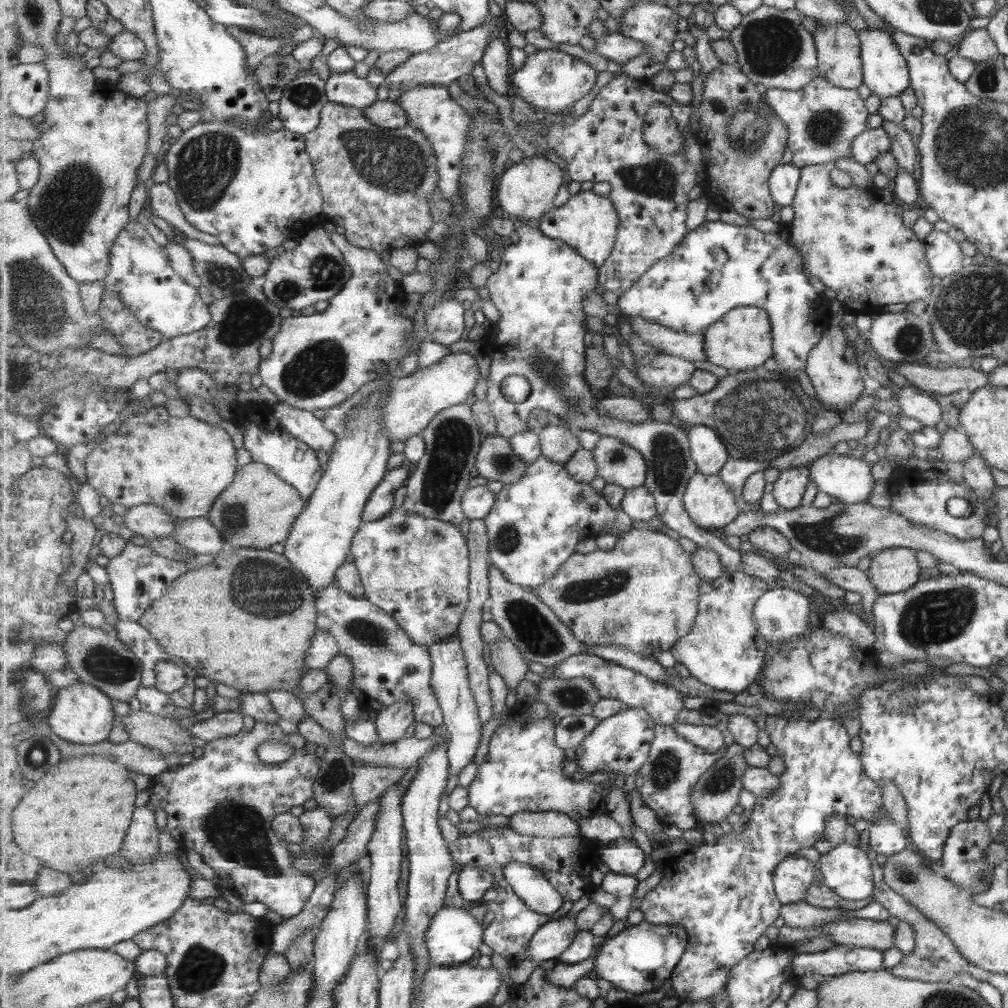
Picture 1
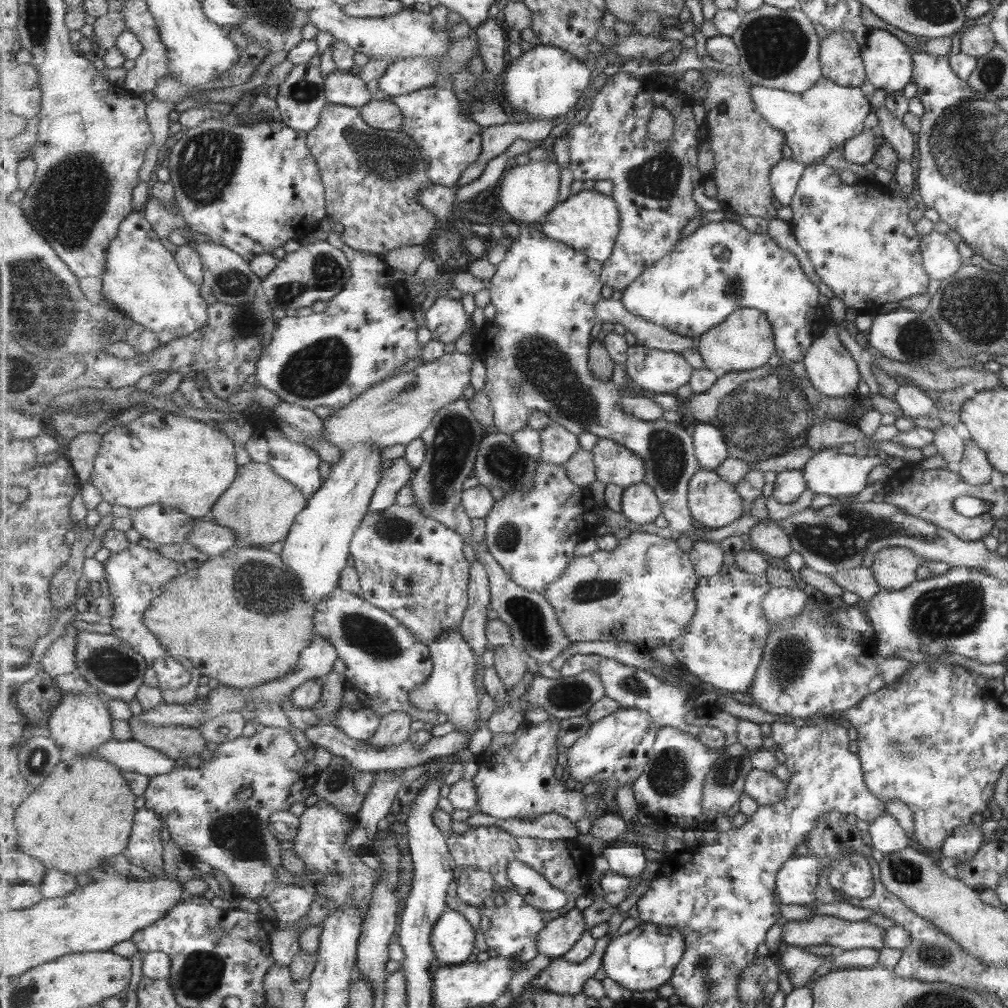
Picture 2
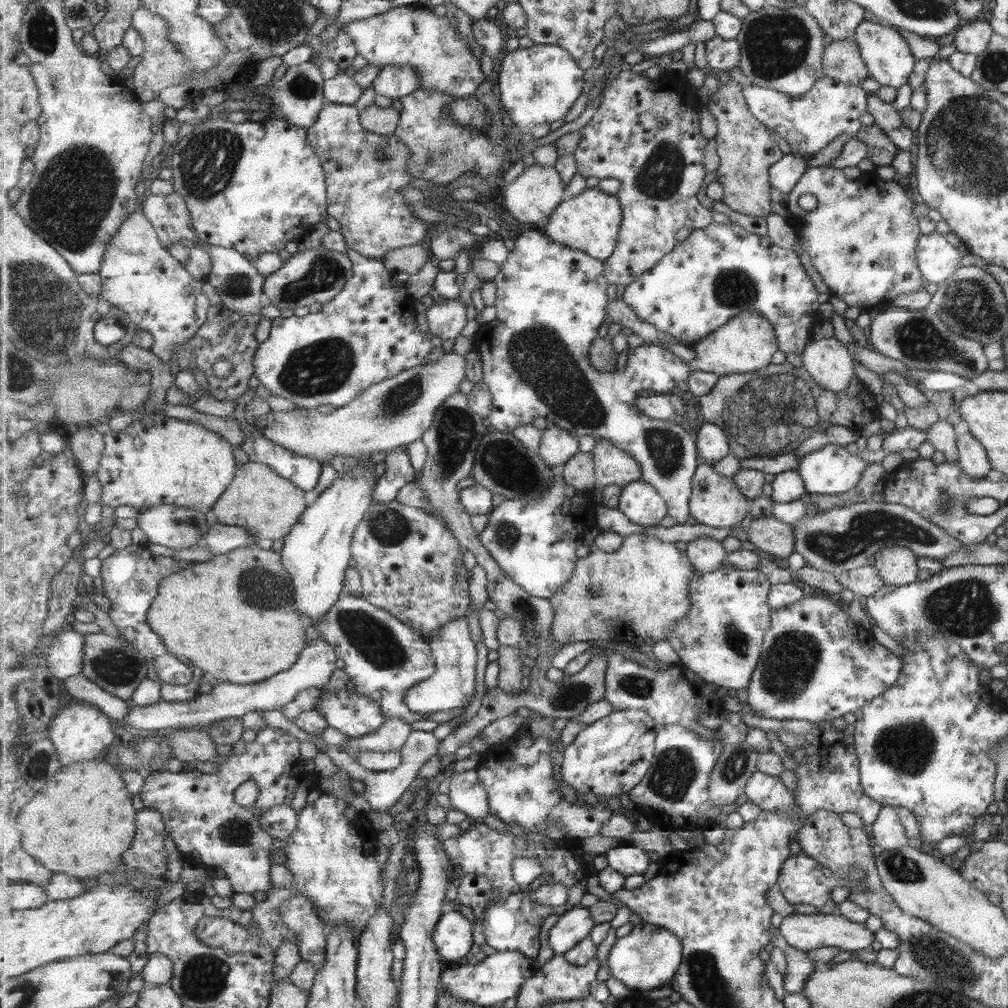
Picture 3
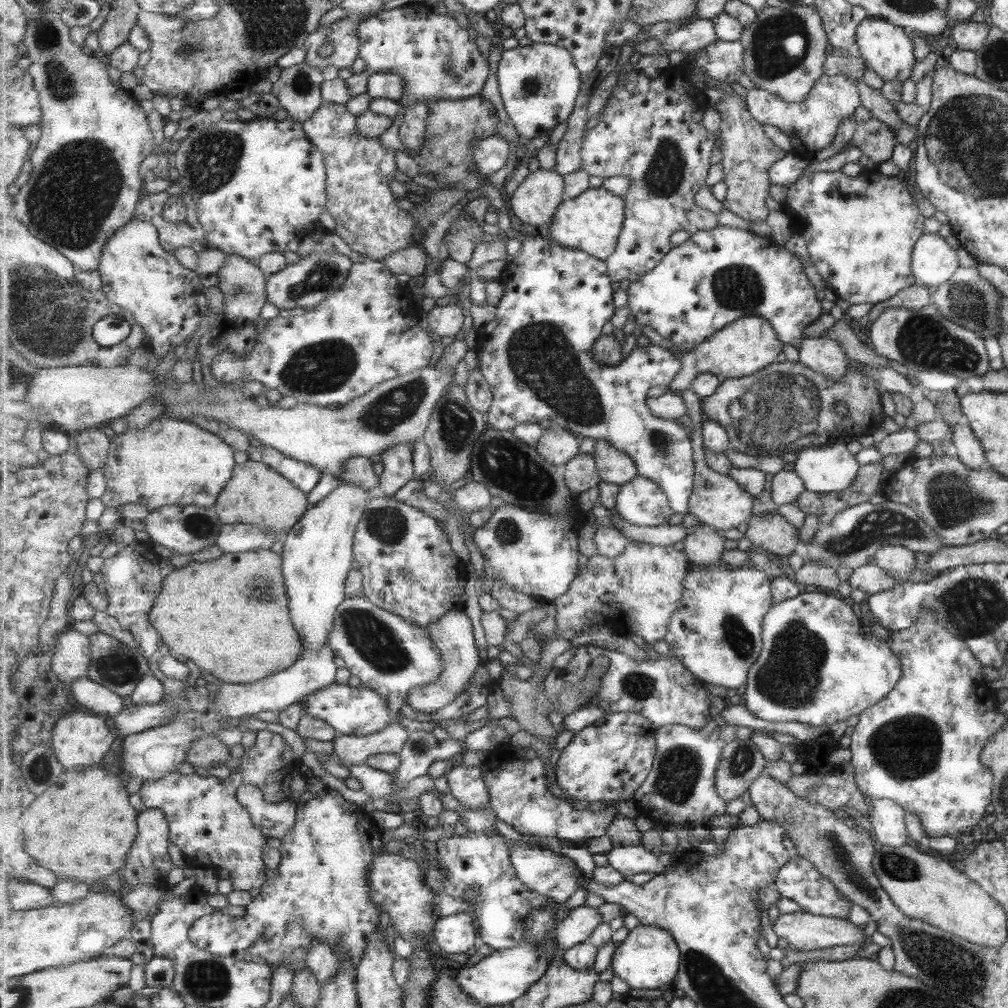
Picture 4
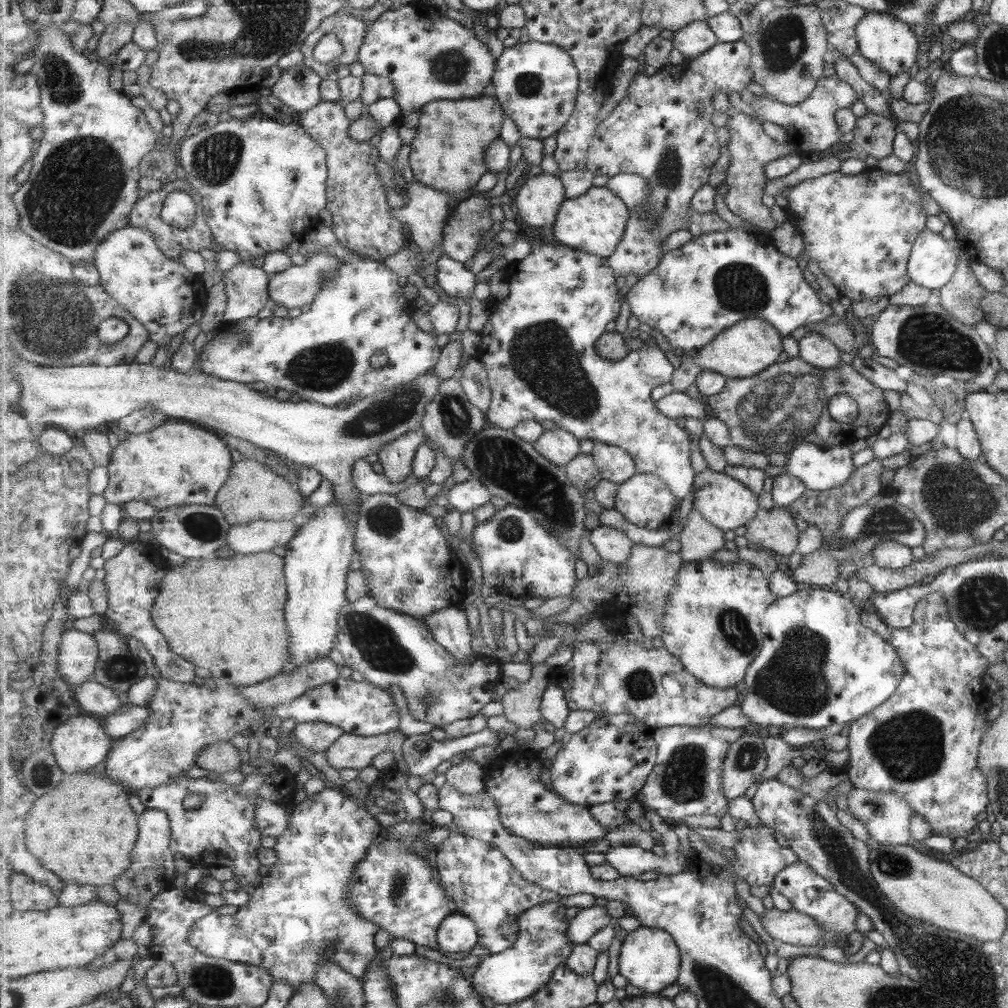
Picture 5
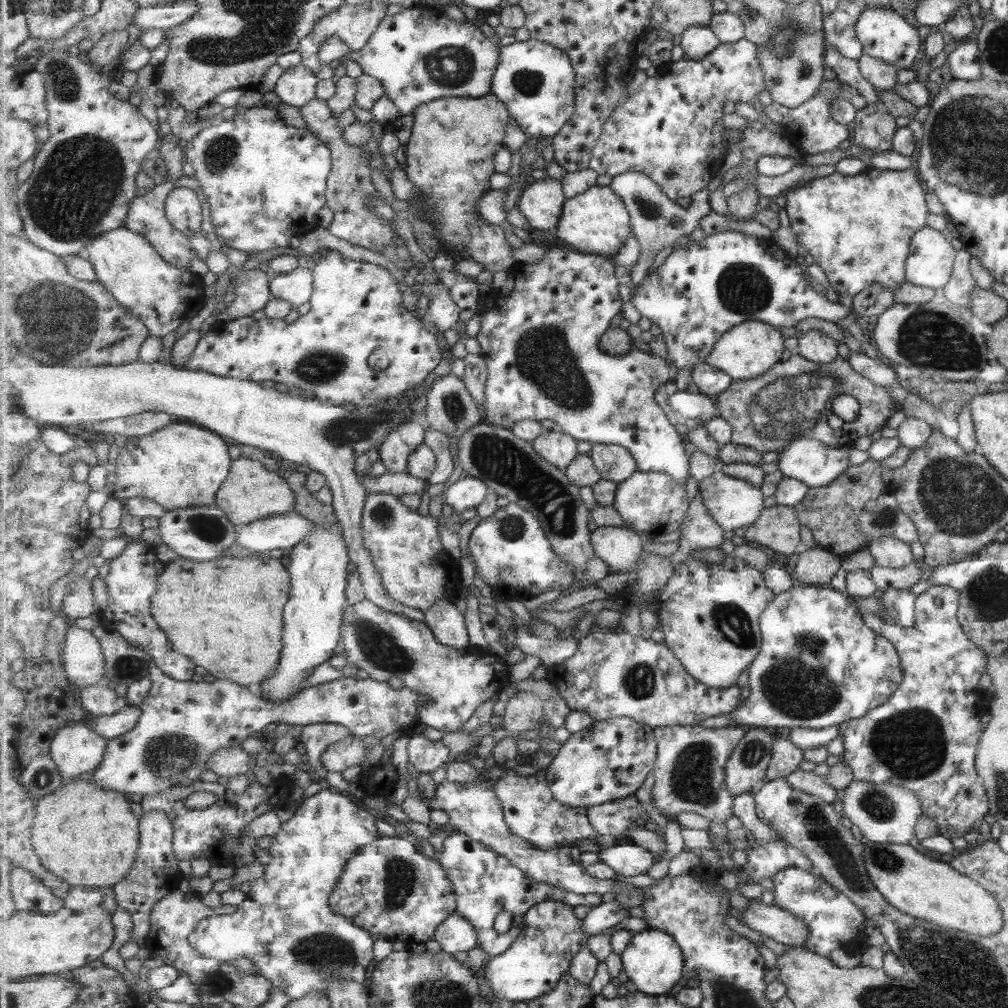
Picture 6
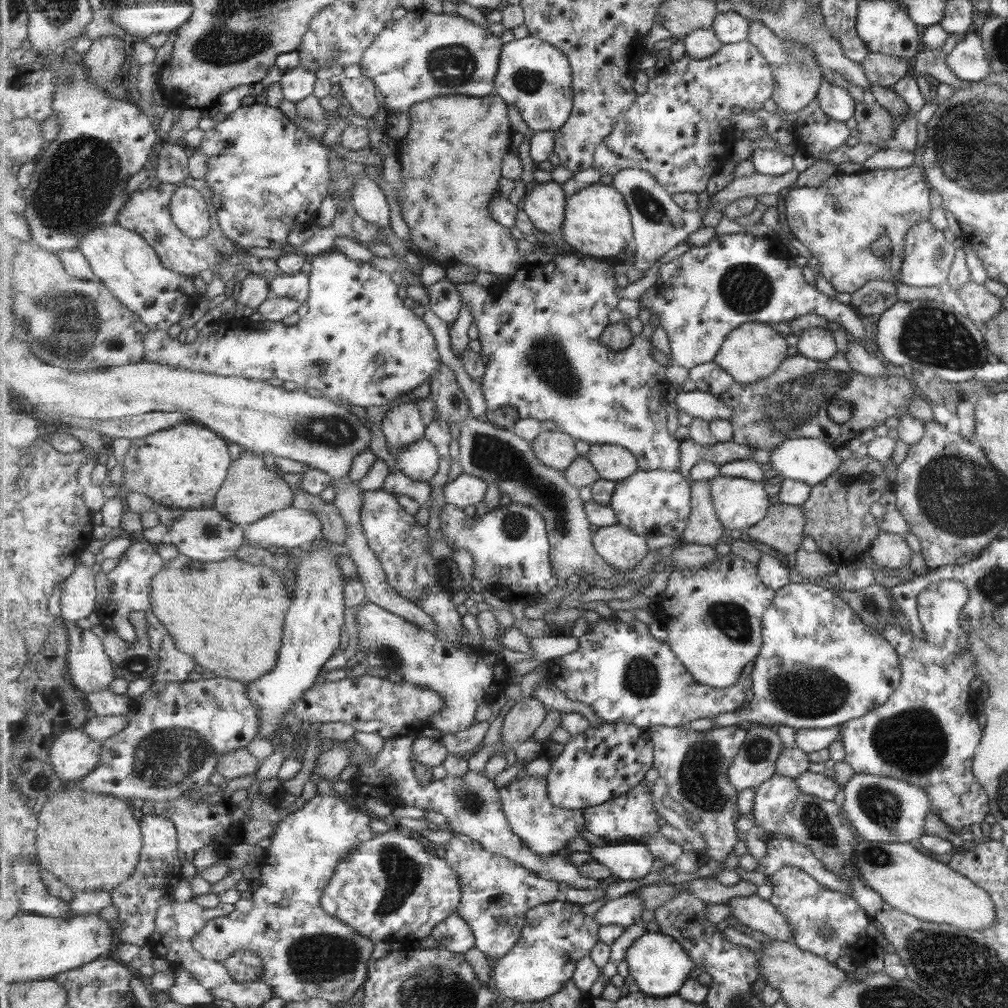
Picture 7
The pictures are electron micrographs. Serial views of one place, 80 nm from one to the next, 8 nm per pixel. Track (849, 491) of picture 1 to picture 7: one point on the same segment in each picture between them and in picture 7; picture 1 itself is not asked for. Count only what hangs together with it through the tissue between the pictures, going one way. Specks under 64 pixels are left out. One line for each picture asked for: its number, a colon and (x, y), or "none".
2: (829, 472)
3: (830, 470)
4: (827, 468)
5: (820, 468)
6: (807, 460)
7: (807, 460)

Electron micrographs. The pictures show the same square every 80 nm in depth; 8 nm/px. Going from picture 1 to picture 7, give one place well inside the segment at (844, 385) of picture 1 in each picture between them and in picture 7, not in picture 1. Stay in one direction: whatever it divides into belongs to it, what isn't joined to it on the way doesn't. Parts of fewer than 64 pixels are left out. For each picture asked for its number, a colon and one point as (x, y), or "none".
2: (828, 366)
3: (827, 361)
4: (823, 356)
5: (815, 349)
6: (817, 347)
7: (817, 344)

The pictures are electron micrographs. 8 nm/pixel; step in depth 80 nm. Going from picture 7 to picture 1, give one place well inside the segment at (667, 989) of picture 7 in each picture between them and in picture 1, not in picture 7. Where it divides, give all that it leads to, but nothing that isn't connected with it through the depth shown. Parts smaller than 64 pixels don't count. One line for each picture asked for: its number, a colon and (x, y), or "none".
1: (640, 958)
2: (646, 957)
3: (649, 957)
4: (649, 957)
5: (650, 959)
6: (655, 963)

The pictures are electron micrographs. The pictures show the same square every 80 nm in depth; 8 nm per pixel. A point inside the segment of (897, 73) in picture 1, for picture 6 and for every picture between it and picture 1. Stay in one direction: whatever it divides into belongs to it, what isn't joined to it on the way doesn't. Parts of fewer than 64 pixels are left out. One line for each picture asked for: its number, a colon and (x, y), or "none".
2: (889, 66)
3: (886, 55)
4: (885, 47)
5: (887, 42)
6: (883, 34)

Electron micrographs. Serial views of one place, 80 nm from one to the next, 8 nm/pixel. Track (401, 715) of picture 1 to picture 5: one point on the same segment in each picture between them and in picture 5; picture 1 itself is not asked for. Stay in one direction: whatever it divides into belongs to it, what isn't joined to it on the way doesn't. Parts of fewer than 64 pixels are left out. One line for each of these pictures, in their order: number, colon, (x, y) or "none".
2: (395, 728)
3: (391, 737)
4: (351, 750)
5: (351, 751)

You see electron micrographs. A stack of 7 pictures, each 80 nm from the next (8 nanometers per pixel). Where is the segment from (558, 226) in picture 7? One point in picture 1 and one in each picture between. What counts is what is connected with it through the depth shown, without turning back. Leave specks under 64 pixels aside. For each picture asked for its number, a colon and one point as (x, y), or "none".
1: (527, 190)
2: (529, 193)
3: (536, 194)
4: (536, 201)
5: (539, 199)
6: (542, 202)

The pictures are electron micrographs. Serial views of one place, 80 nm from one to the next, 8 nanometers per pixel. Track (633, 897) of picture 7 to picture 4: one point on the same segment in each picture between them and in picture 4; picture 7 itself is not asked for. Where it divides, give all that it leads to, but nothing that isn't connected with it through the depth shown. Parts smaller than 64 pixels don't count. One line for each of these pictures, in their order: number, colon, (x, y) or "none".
4: (580, 924)
5: (589, 921)
6: (601, 917)

